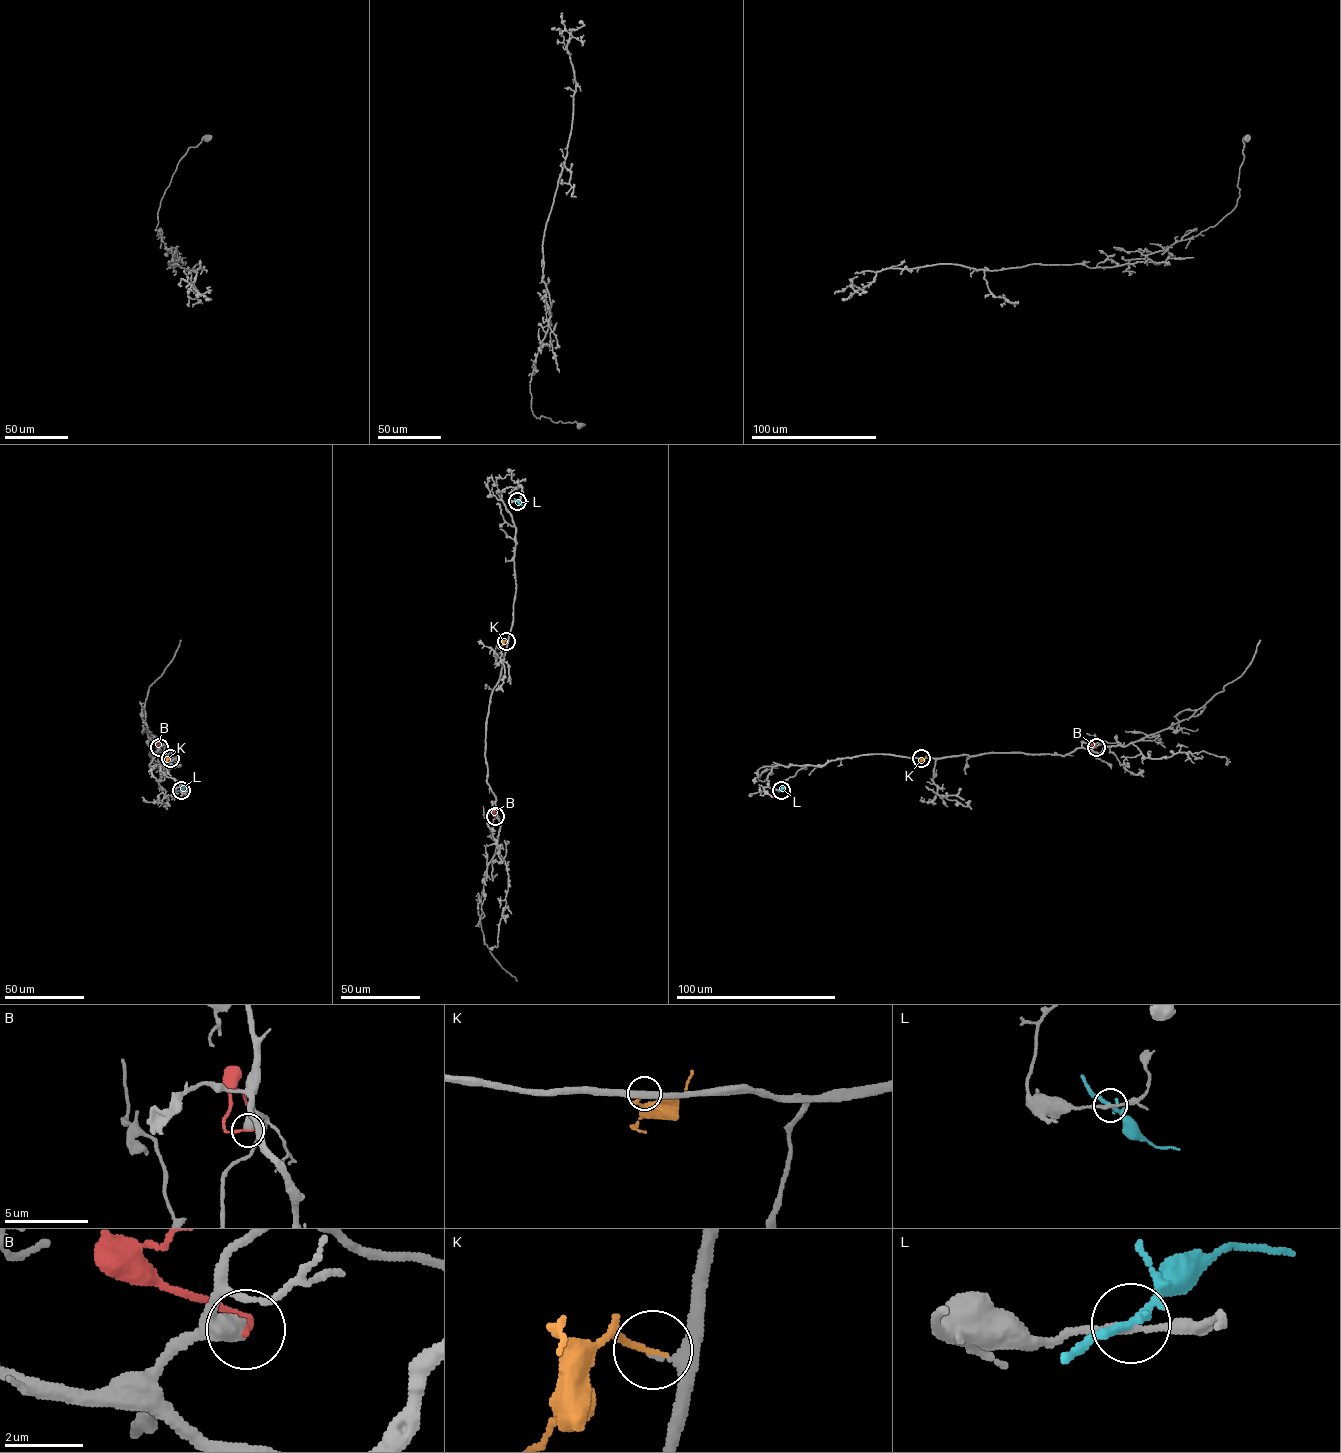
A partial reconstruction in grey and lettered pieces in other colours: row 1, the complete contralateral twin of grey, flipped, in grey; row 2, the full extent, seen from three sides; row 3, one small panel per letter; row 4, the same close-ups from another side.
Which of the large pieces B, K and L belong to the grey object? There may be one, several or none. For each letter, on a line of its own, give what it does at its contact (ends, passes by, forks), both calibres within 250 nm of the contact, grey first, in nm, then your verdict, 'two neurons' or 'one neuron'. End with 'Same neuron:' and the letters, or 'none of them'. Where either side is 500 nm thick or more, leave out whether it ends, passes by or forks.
B: it ends; calibres 400 and 180 nm; two neurons
K: it ends; calibres 160 and 160 nm; one neuron
L: it passes by; calibres 180 and 220 nm; two neurons
Same neuron: K

